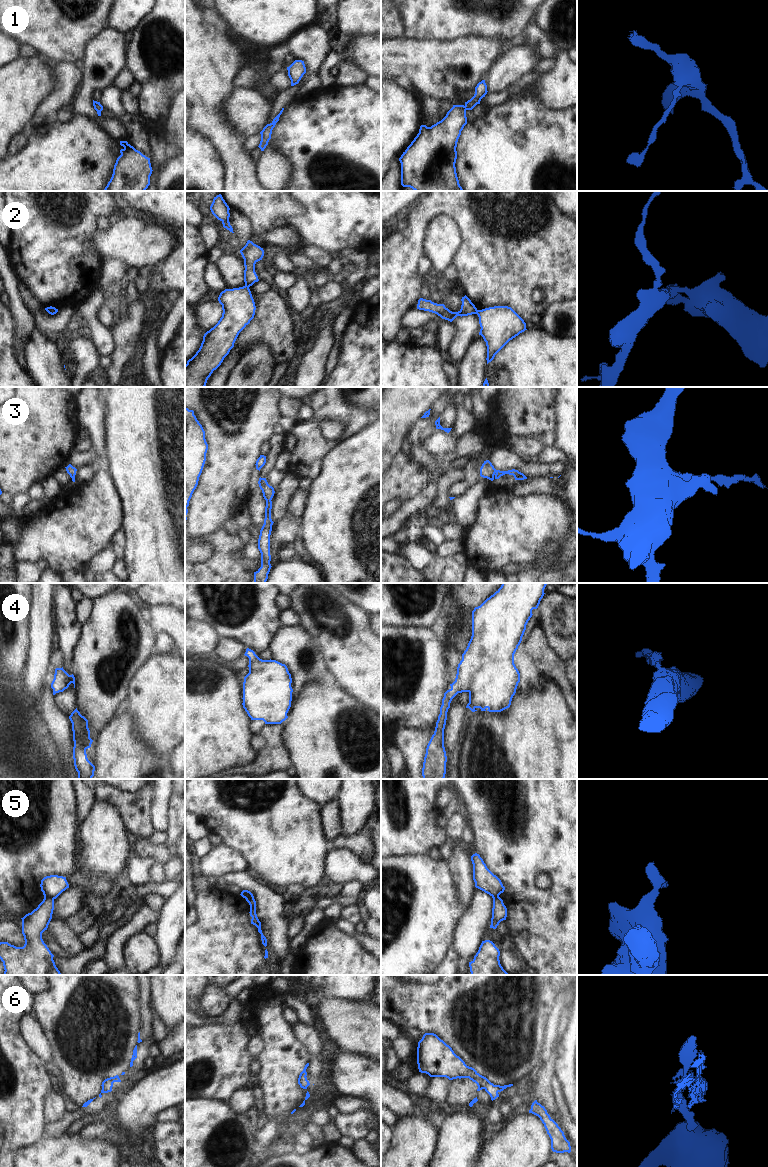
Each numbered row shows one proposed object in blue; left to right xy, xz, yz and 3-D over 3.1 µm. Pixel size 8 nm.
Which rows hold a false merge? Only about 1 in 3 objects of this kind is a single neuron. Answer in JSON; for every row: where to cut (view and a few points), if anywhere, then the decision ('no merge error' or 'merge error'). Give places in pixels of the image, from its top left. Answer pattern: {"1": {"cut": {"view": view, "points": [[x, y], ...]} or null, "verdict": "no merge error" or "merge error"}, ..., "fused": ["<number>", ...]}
{"1": {"cut": null, "verdict": "no merge error"}, "2": {"cut": {"view": "xz", "points": [[245, 285], [248, 288]]}, "verdict": "merge error"}, "3": {"cut": null, "verdict": "no merge error"}, "4": {"cut": null, "verdict": "no merge error"}, "5": {"cut": {"view": "xy", "points": [[44, 896], [53, 899]]}, "verdict": "merge error"}, "6": {"cut": null, "verdict": "no merge error"}, "fused": ["2", "5"]}

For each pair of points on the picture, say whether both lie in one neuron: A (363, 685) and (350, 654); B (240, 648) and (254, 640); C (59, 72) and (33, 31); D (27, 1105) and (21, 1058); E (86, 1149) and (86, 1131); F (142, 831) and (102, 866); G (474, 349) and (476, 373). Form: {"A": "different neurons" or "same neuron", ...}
{"A": "same neuron", "B": "different neurons", "C": "different neurons", "D": "same neuron", "E": "different neurons", "F": "different neurons", "G": "same neuron"}

